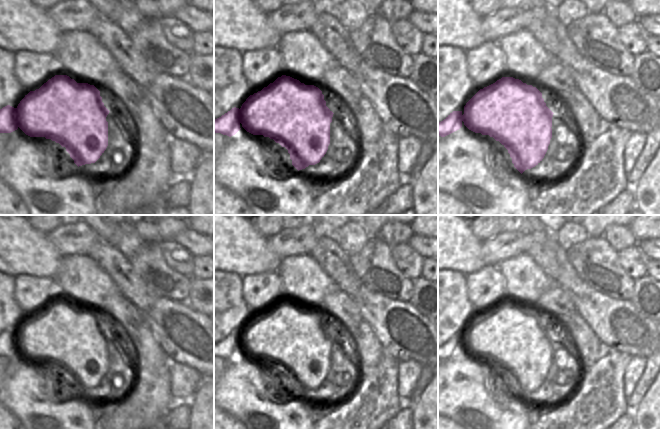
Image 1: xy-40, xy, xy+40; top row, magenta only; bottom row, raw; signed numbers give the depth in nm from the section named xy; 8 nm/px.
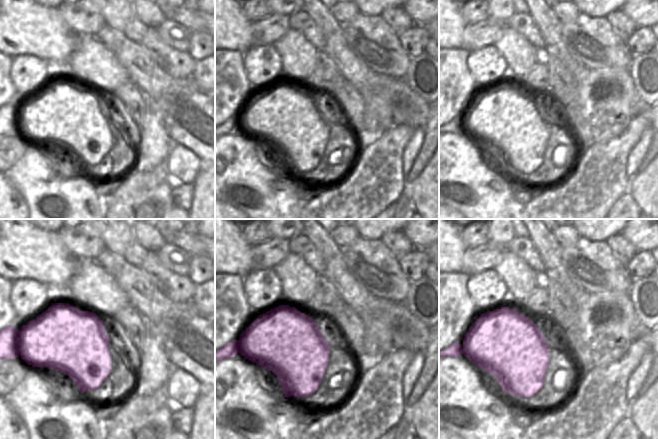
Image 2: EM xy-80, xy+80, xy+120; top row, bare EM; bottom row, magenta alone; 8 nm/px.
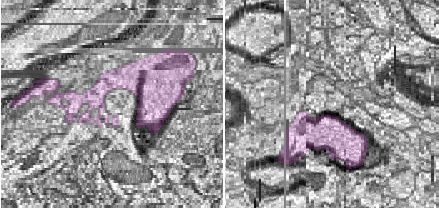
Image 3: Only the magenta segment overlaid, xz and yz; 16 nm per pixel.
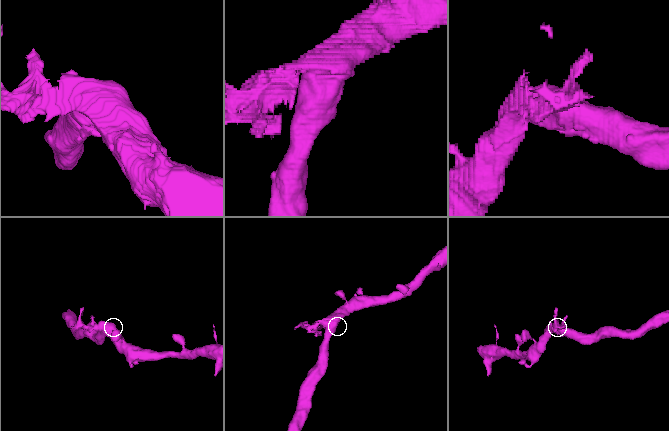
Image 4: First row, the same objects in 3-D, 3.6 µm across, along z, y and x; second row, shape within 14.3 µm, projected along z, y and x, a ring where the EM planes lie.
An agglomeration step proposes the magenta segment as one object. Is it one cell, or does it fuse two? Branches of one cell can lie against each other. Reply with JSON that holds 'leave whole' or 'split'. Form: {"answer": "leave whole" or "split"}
{"answer": "split"}

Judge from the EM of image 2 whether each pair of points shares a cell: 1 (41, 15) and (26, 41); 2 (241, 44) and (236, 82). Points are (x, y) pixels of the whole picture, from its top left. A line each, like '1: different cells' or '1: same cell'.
1: same cell
2: different cells

